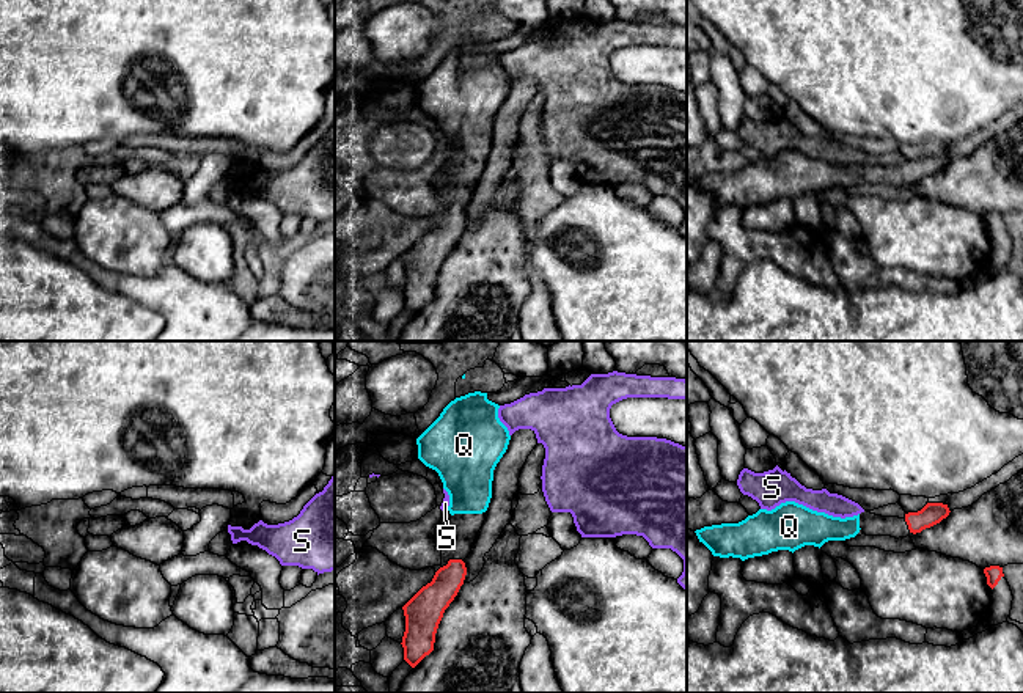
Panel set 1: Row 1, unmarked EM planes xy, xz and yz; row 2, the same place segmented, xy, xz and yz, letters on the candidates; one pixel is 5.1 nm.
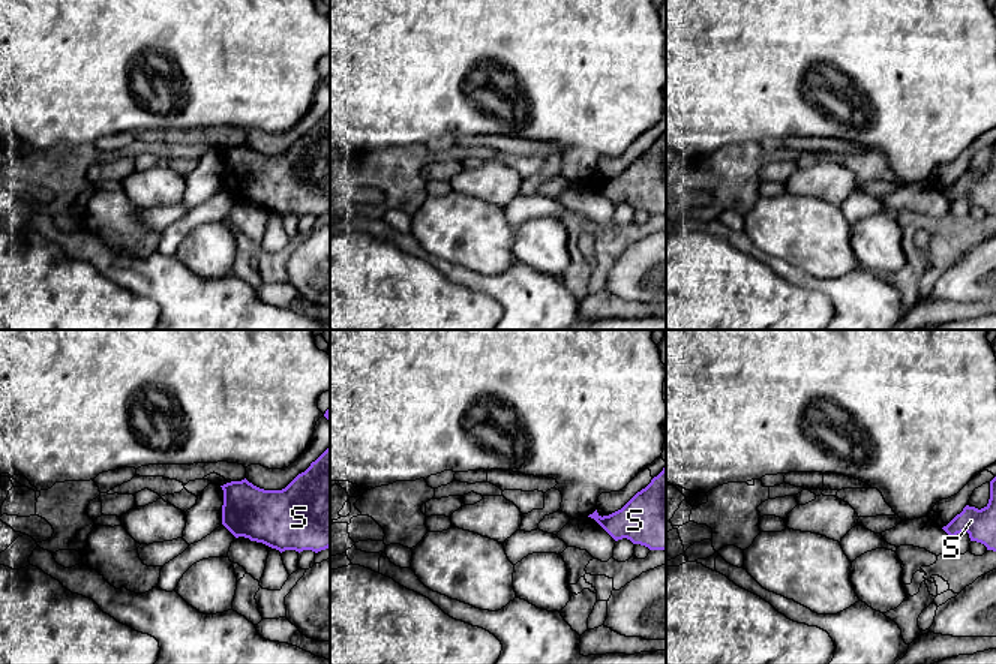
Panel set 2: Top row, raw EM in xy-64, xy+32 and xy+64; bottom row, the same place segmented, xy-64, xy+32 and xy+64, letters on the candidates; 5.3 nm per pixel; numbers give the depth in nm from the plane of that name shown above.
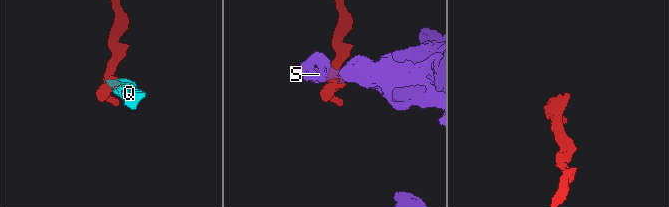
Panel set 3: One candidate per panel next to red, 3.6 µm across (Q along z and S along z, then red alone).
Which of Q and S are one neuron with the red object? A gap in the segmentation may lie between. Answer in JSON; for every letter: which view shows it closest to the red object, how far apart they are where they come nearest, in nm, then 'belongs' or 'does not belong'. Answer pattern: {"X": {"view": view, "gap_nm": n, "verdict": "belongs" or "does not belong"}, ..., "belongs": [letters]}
{"Q": {"view": "xz", "gap_nm": 240, "verdict": "belongs"}, "S": {"view": "yz", "gap_nm": 220, "verdict": "does not belong"}, "belongs": ["Q"]}

